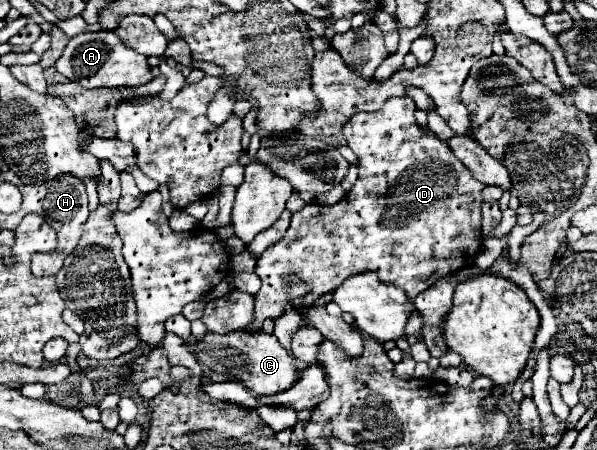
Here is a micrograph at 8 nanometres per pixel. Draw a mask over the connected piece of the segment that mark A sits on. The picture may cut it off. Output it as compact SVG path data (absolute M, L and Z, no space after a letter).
M84 32L74 36L64 48L62 56L56 62L56 70L84 88L120 88L120 86L142 86L148 84L154 76L148 66L148 56L132 52L114 32Z

